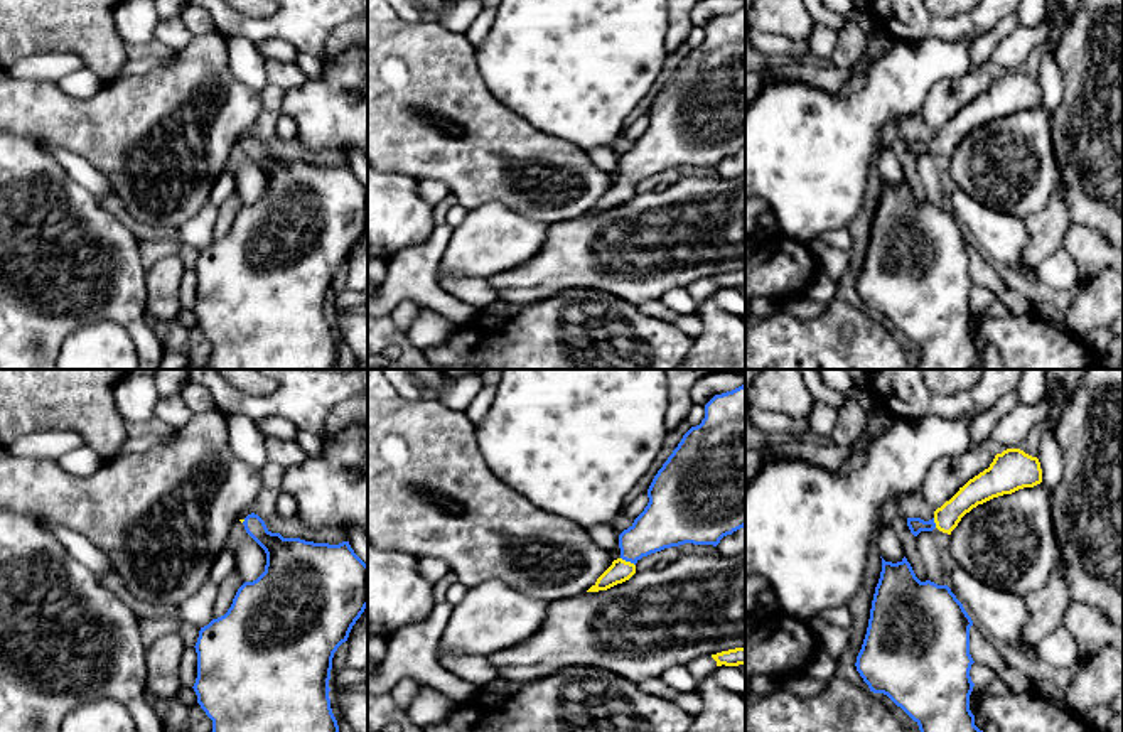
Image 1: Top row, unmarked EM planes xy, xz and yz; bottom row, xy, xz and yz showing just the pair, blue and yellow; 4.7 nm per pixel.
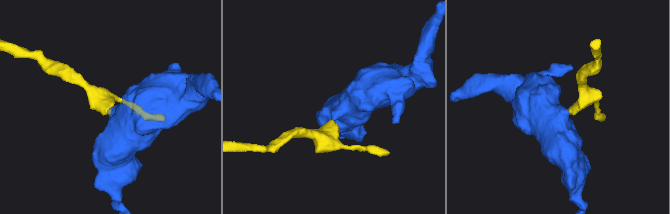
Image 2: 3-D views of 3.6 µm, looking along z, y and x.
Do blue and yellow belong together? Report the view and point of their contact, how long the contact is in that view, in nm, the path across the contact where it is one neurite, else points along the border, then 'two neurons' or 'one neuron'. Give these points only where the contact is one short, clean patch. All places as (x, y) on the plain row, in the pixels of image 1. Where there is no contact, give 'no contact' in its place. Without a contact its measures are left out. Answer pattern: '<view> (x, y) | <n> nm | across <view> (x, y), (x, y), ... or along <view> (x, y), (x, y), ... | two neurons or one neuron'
xz (628, 182) | 80 nm | across xz (665, 145), (628, 182), (621, 193) | one neuron

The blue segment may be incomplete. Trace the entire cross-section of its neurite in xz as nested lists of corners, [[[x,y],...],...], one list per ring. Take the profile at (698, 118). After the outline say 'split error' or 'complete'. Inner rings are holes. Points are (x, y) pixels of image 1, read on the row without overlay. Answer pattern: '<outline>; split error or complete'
[[[745,5],[732,13],[715,17],[705,27],[705,40],[683,57],[678,69],[654,98],[647,120],[649,125],[644,133],[619,157],[621,179],[587,214],[607,213],[629,202],[642,179],[685,165],[717,169],[723,159],[745,148]]]; split error

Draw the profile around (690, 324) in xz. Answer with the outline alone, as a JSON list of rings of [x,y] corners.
[[[647,300],[637,305],[637,310],[641,314],[673,324],[693,339],[696,339],[703,331],[703,324],[696,314],[678,314],[673,309],[669,309],[663,300]]]

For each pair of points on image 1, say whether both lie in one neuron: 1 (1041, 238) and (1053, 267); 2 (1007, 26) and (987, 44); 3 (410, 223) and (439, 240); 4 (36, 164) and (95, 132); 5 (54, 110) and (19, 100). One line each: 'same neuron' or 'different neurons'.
1: different neurons
2: same neuron
3: different neurons
4: different neurons
5: same neuron

